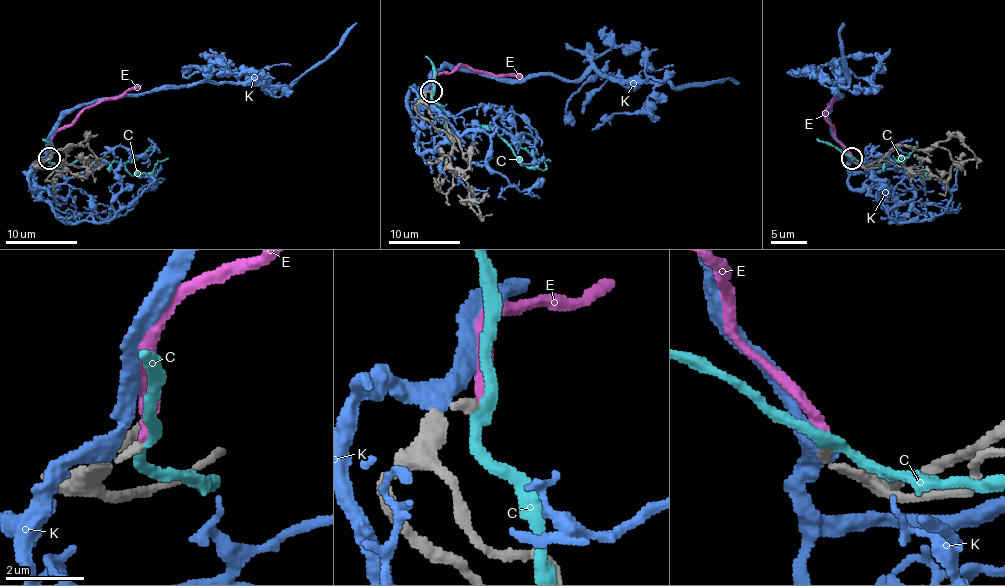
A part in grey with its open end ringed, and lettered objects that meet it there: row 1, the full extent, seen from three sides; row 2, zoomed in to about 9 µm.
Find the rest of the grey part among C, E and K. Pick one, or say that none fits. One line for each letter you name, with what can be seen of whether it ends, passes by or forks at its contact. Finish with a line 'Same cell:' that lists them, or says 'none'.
E: it ends
Same cell: E

